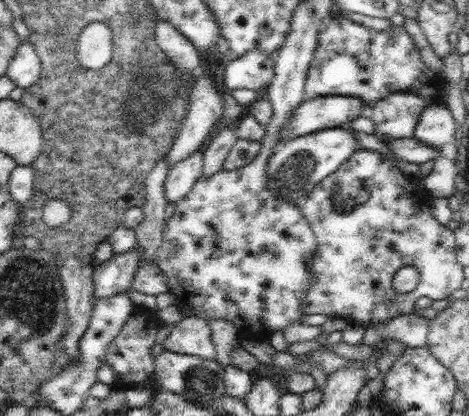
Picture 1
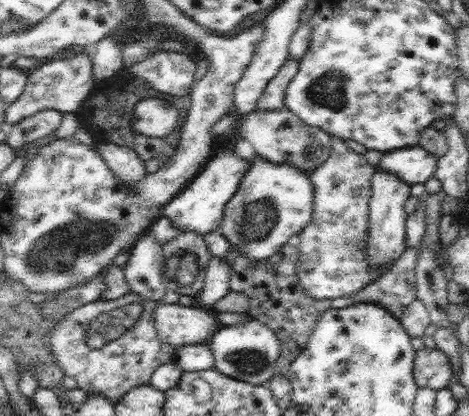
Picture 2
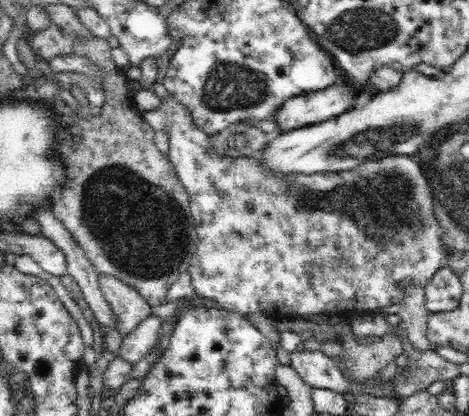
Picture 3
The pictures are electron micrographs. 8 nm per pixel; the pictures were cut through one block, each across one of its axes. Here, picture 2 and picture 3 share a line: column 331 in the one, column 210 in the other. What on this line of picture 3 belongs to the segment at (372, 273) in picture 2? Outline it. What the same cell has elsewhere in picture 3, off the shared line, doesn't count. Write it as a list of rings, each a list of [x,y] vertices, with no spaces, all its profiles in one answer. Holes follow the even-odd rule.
[[[172,96],[162,104],[162,110],[150,110],[150,112],[140,112],[142,118],[154,128],[154,130],[166,130],[170,136],[170,164],[174,166],[174,172],[180,180],[180,184],[186,188],[190,196],[190,208],[192,208],[192,218],[196,224],[198,232],[198,250],[190,260],[190,270],[188,274],[192,276],[192,286],[196,296],[216,300],[218,308],[230,310],[230,312],[240,312],[240,314],[250,314],[250,312],[262,312],[270,316],[272,320],[314,320],[318,314],[336,314],[336,312],[352,312],[352,314],[374,314],[386,306],[402,304],[406,300],[406,288],[408,286],[426,286],[436,272],[444,266],[448,260],[450,252],[444,246],[444,228],[440,226],[436,214],[434,214],[434,192],[428,180],[424,178],[424,172],[420,164],[412,156],[386,156],[380,160],[370,160],[354,170],[344,170],[344,172],[316,172],[312,176],[304,176],[300,172],[294,174],[282,174],[282,172],[270,172],[264,168],[264,158],[262,156],[242,156],[242,158],[230,158],[230,156],[220,156],[212,152],[212,138],[202,132],[200,128],[194,126],[194,120],[190,112],[184,110],[180,102],[176,102]]]

